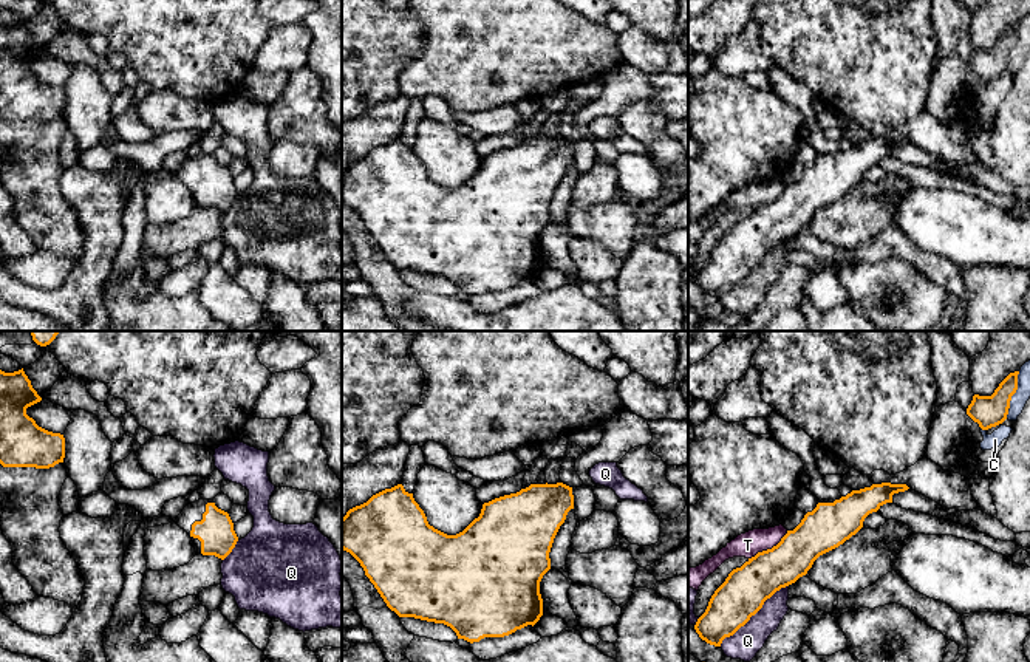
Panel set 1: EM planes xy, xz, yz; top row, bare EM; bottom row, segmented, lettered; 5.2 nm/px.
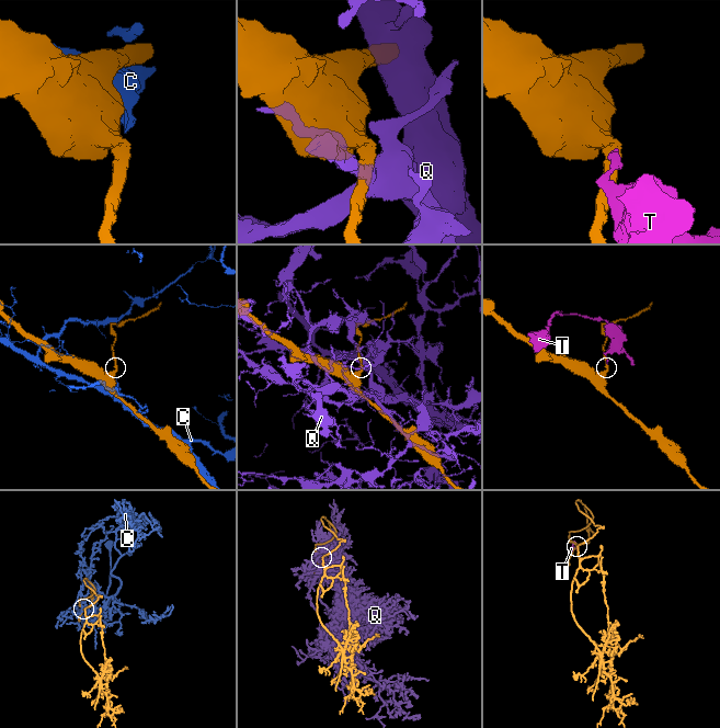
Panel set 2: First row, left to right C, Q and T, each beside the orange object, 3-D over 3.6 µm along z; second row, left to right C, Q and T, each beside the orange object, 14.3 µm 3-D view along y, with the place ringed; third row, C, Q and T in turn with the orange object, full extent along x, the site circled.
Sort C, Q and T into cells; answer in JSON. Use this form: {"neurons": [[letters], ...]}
{"neurons": [["C"], ["Q"], ["T"]]}

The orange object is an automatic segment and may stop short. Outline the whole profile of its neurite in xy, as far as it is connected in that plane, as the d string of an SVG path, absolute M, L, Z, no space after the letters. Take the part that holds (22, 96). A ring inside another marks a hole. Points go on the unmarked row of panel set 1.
M23 22L14 26L0 23L0 118L3 121L49 122L65 111L65 91L48 85L26 68L26 62L40 56L42 51L32 42Z

